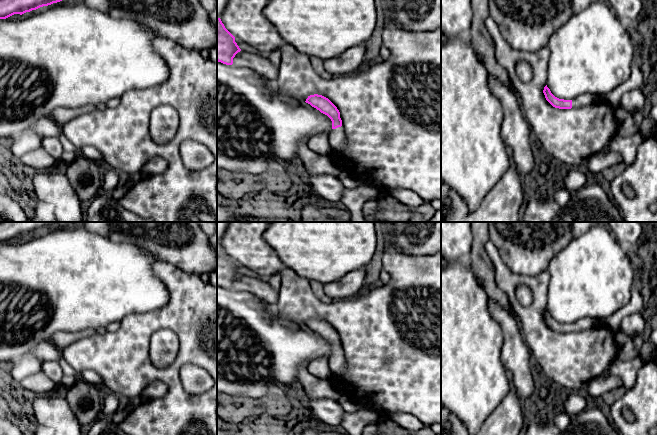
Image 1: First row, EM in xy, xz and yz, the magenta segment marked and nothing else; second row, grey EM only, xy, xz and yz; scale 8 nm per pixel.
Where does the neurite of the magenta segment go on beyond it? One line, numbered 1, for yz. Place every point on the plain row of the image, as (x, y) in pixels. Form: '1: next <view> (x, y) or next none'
1: next yz (586, 323)

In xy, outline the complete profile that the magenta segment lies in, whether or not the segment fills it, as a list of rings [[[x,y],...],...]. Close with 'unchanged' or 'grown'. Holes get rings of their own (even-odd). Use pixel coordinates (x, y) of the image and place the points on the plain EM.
[[[0,222],[0,243],[6,243],[14,238],[22,239],[63,223],[65,222]]]; unchanged

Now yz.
[[[547,309],[544,311],[543,317],[546,324],[555,332],[559,333],[571,333],[576,331],[582,331],[595,326],[598,322],[591,318],[580,319],[573,324],[564,324],[555,321]]]; grown

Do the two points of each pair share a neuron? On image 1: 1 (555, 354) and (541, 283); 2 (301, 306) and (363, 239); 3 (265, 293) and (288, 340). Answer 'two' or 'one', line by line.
1: one
2: two
3: two

